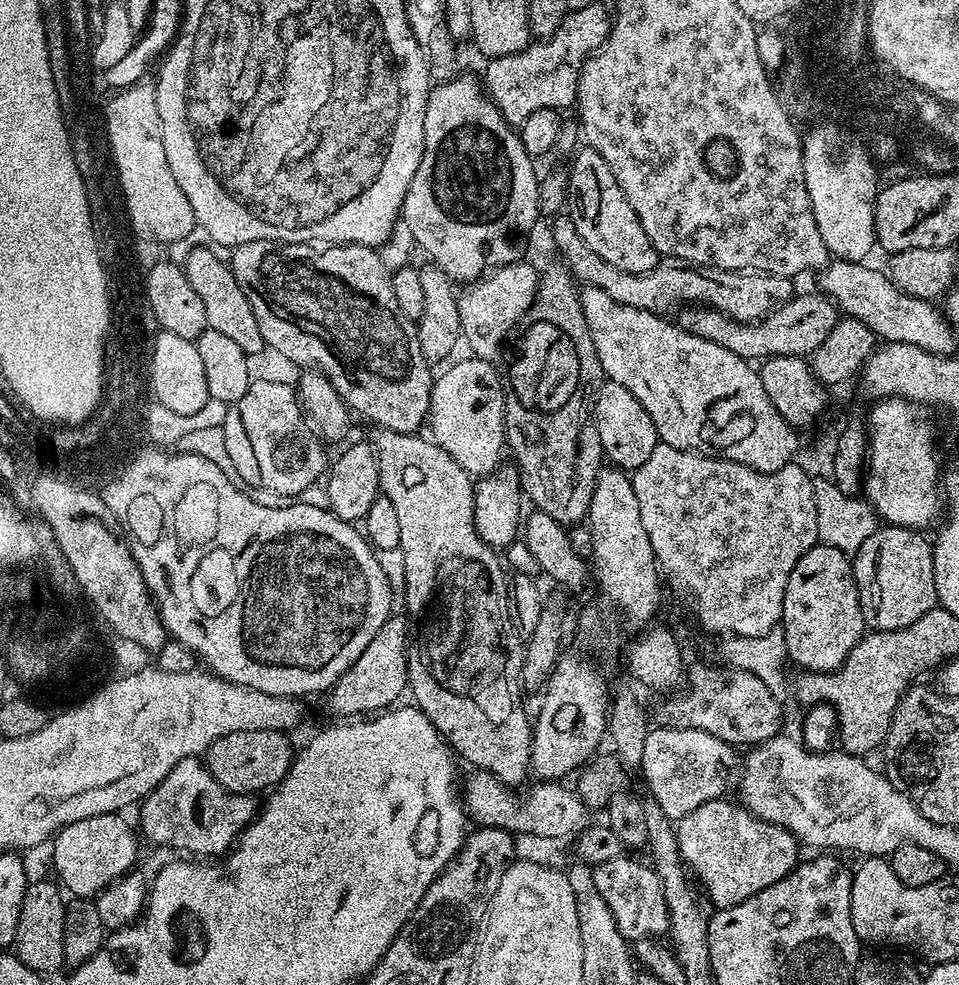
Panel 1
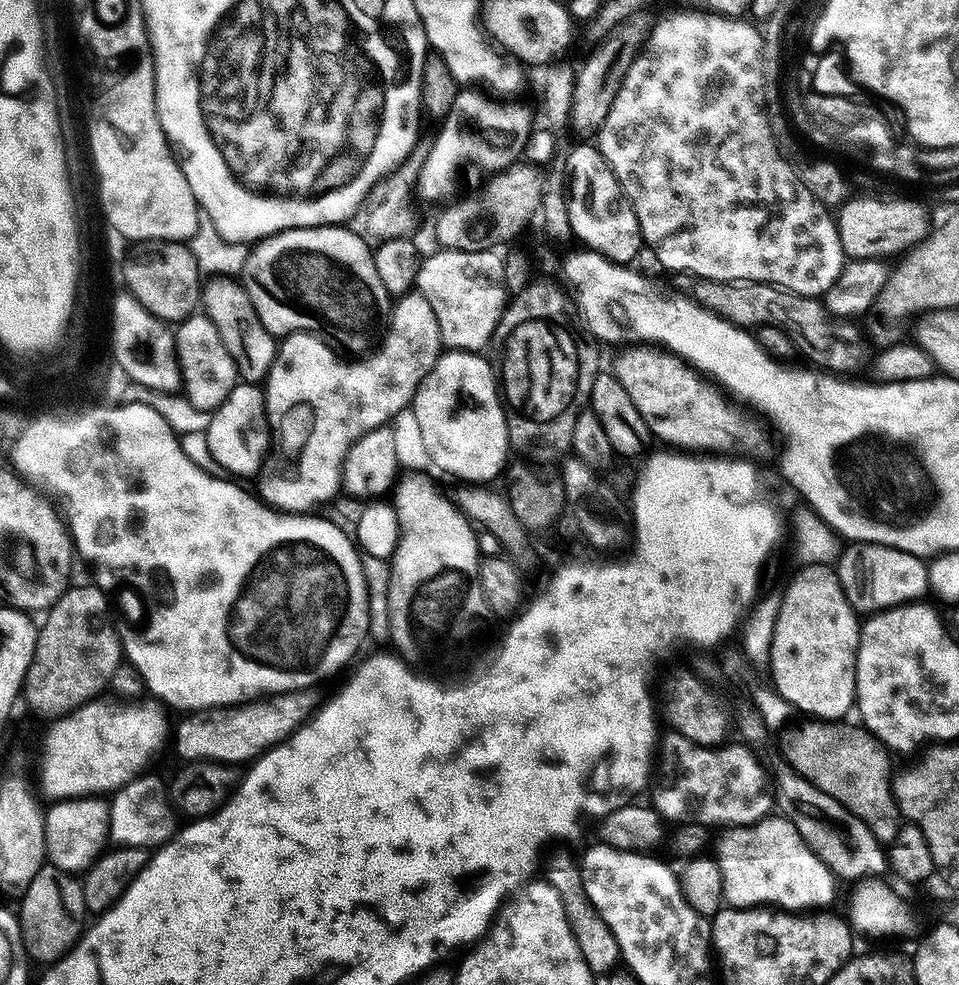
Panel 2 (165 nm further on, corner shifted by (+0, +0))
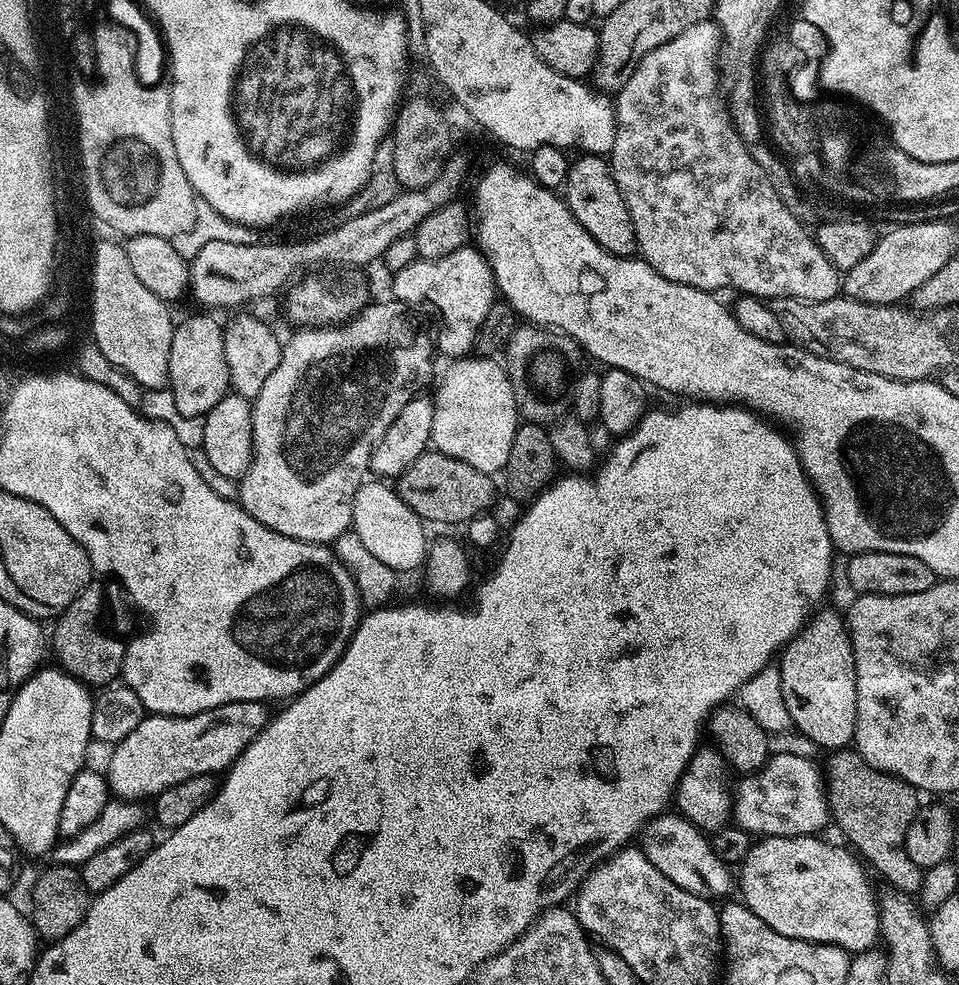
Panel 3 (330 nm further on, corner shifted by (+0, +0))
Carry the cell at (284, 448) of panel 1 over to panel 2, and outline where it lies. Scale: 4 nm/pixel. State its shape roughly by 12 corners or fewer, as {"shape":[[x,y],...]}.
{"shape":[[237,383],[211,413],[210,454],[233,477],[264,464],[263,391]]}

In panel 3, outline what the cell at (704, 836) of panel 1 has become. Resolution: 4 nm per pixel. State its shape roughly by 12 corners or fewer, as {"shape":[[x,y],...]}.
{"shape":[[766,836],[742,902],[786,938],[875,949],[878,892],[859,855]]}

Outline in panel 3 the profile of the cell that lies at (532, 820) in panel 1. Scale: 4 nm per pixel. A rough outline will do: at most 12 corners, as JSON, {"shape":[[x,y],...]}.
{"shape":[[656,816],[642,850],[674,886],[716,902],[733,869],[684,816]]}

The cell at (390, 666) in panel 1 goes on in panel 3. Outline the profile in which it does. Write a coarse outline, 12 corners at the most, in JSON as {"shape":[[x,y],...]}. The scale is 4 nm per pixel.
{"shape":[[261,701],[145,715],[111,749],[111,795],[144,802],[223,773],[268,725]]}

